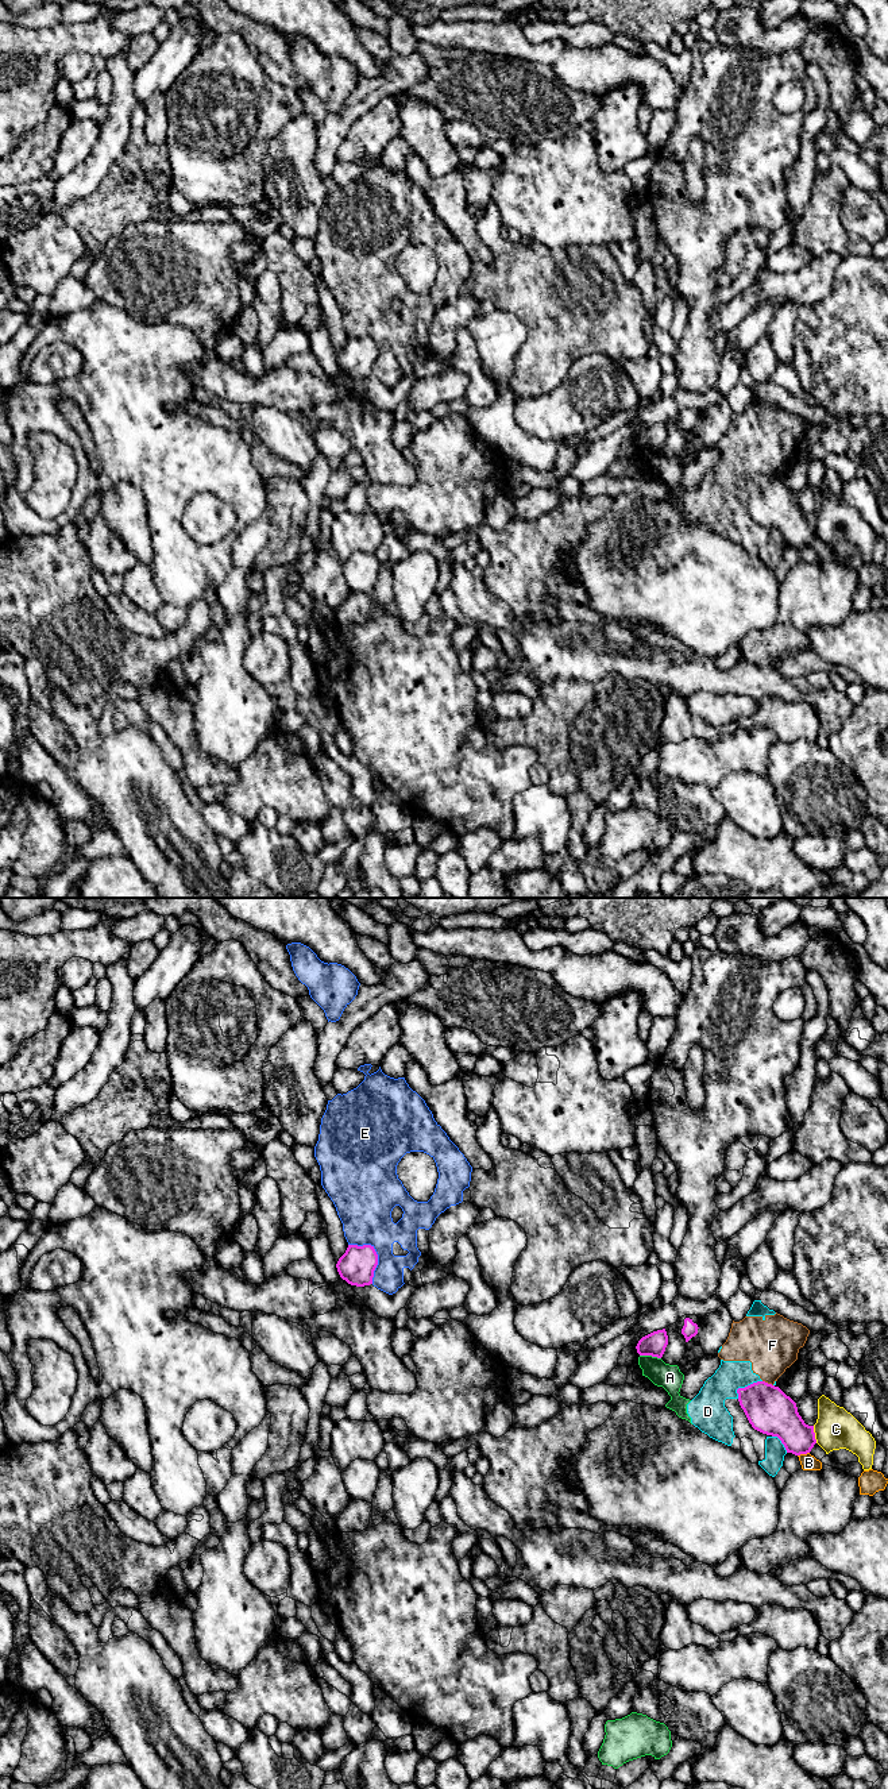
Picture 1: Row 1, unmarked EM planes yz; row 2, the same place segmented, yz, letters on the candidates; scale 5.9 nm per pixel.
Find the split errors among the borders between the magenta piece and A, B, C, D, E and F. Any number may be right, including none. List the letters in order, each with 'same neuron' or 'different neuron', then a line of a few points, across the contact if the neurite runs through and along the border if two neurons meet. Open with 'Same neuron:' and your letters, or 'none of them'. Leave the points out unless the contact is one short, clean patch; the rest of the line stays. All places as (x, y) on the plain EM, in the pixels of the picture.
Same neuron: none of them
A: different neuron
B: different neuron
C: different neuron
D: different neuron
E: different neuron
F: different neuron | yz (763, 473), (772, 478)

